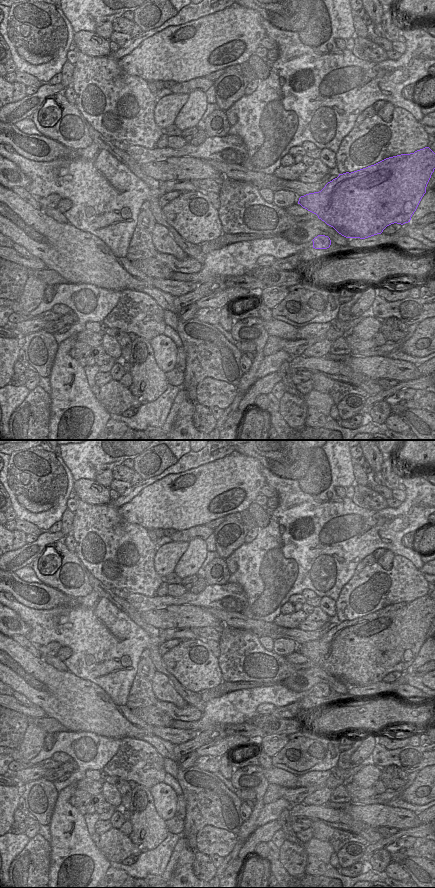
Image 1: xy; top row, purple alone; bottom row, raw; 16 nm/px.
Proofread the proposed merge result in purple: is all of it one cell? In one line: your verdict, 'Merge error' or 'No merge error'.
Merge error.

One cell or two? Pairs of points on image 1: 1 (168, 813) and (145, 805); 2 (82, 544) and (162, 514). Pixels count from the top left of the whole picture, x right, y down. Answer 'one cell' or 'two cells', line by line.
1: two cells
2: two cells

